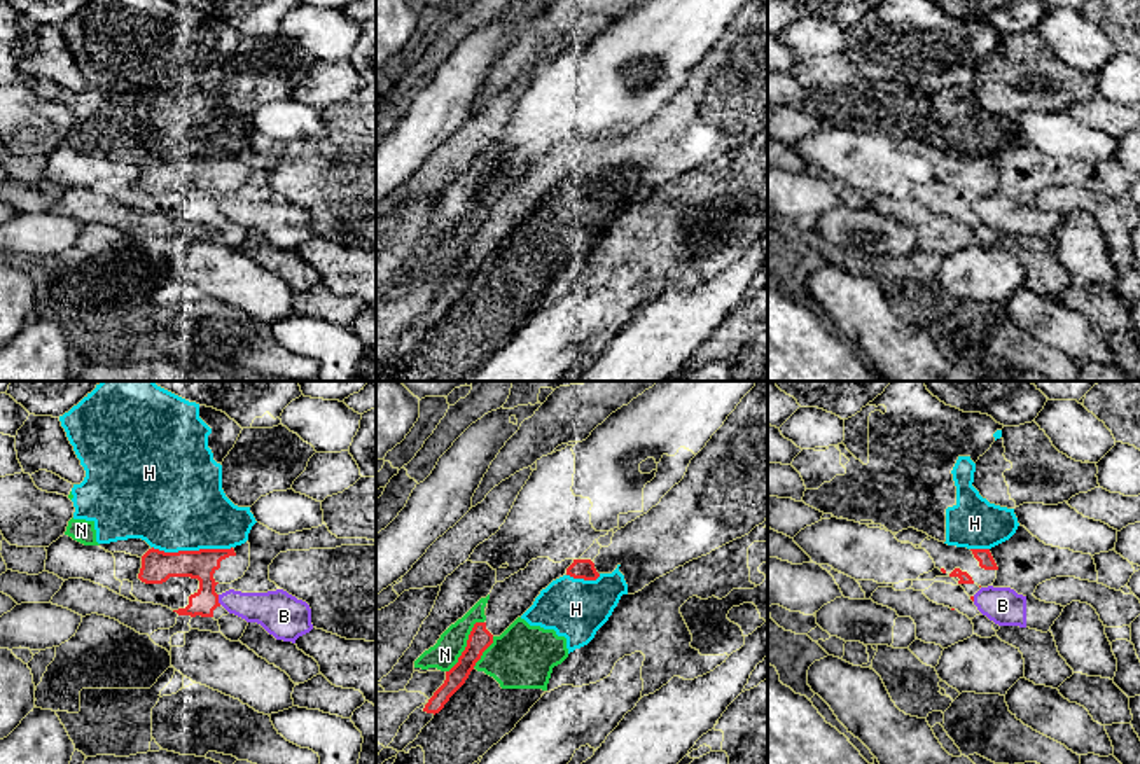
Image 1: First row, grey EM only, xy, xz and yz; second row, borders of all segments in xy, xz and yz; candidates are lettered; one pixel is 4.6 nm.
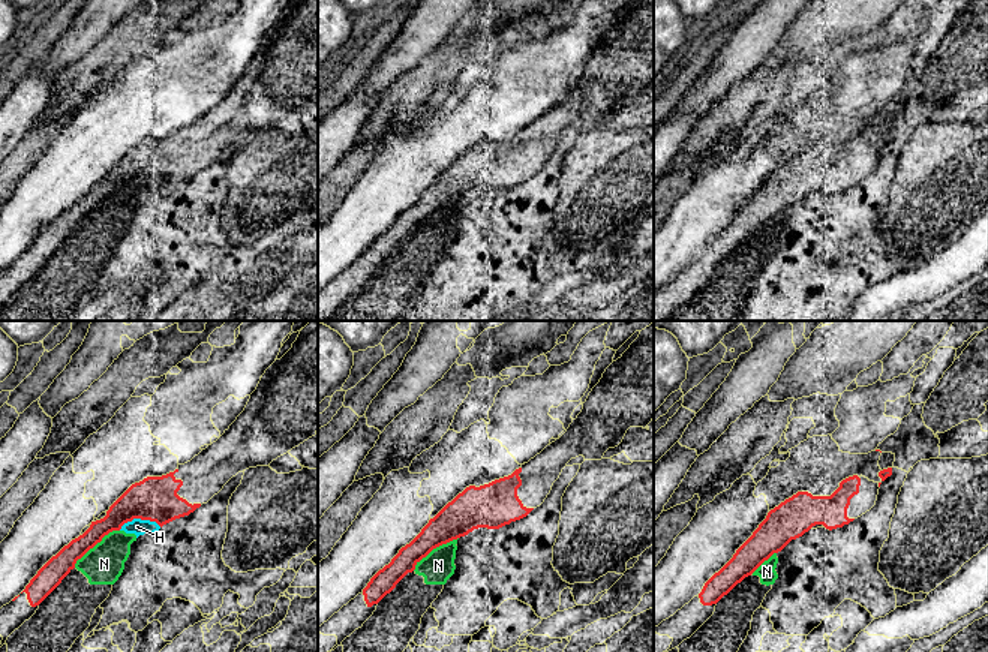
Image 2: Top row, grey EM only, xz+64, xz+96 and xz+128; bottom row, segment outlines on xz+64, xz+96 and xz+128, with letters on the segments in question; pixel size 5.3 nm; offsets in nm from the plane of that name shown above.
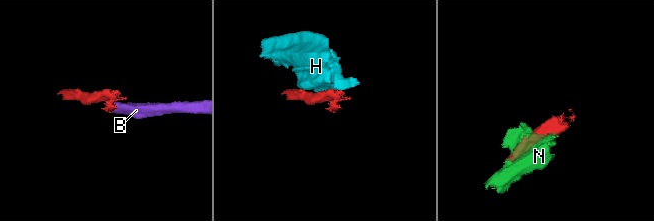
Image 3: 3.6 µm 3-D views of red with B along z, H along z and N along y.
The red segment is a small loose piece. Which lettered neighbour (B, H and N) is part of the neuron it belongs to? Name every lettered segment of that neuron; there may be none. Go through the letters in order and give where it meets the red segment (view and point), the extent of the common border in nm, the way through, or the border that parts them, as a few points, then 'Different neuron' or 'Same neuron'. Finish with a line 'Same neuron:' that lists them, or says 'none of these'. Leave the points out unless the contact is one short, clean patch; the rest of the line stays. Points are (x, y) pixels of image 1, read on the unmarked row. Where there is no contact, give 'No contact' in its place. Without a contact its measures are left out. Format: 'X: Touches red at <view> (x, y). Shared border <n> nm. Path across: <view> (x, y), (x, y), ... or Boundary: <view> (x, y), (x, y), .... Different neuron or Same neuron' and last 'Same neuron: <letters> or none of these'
B: Touches red at xy (217, 208). Shared border 50 nm. Boundary: xy (217, 203), (221, 212). Different neuron
H: Touches red at xy (193, 159). Shared border 360 nm. Different neuron
N: Touches red at xz (467, 252). Shared border 300 nm. Different neuron
Same neuron: none of these

